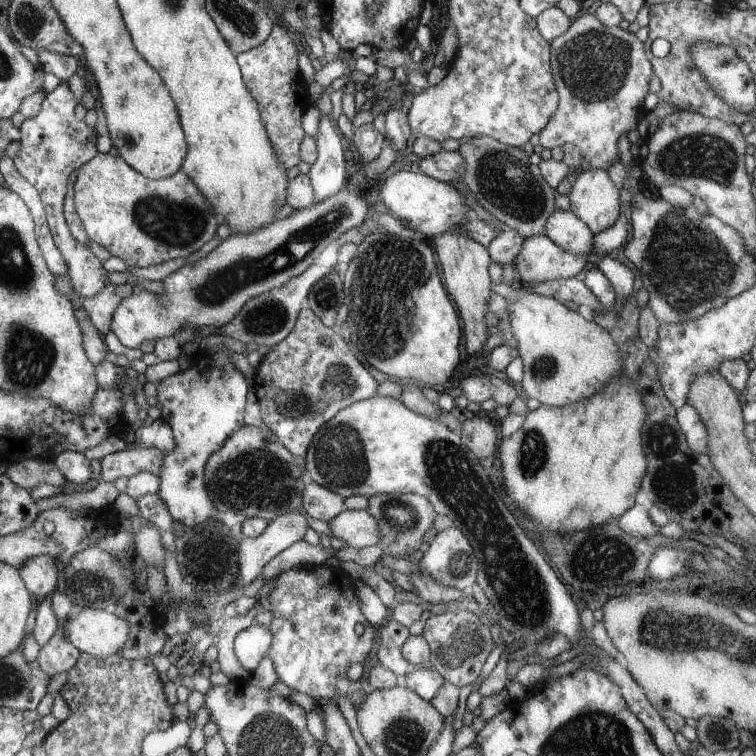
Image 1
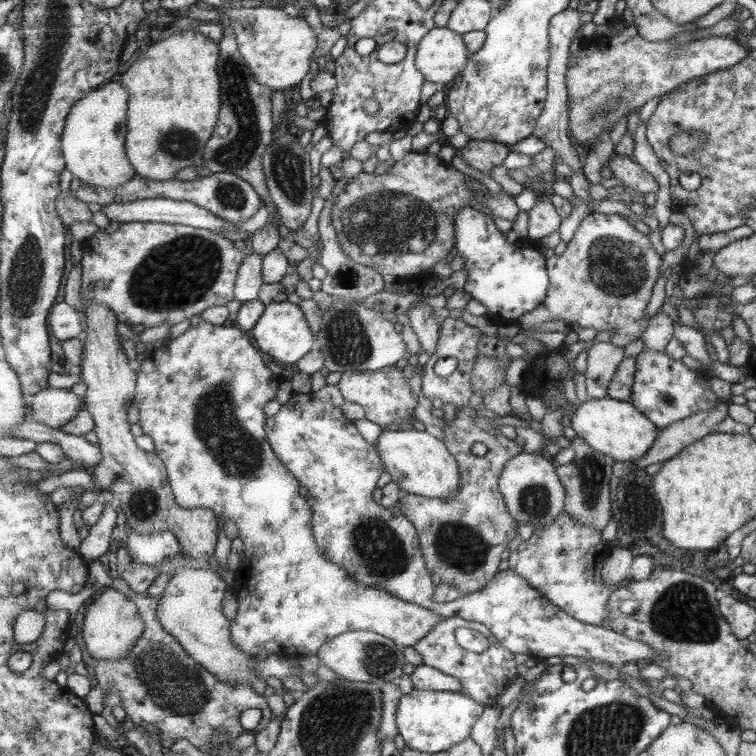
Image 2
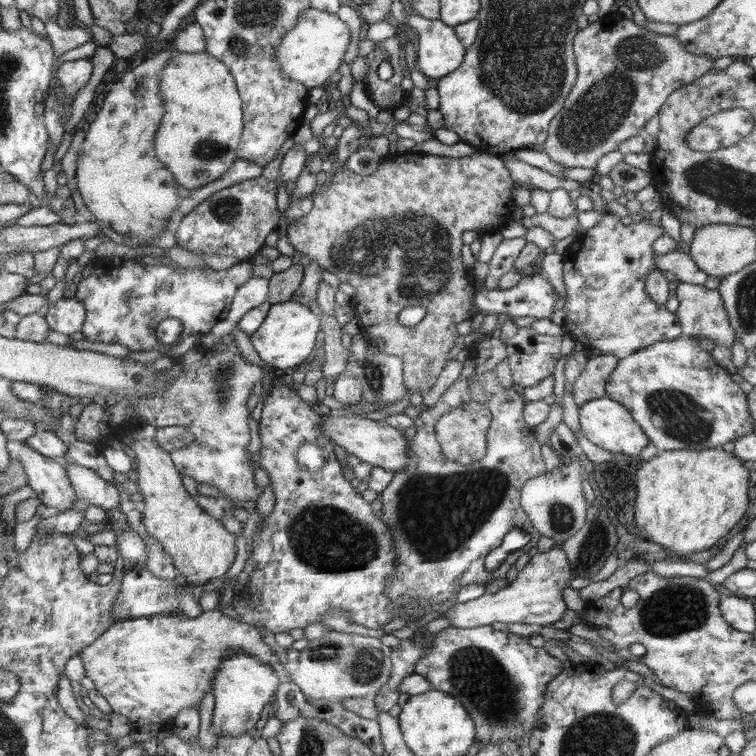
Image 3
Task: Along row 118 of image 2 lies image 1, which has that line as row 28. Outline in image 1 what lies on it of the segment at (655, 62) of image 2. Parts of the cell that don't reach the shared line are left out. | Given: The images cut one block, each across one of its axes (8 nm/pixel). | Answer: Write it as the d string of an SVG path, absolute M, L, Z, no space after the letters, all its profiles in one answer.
M589 13L572 19L570 28L551 40L551 67L559 103L550 124L538 133L542 148L560 148L566 142L578 147L584 169L608 169L618 157L618 140L632 132L640 120L640 104L648 94L652 62L646 44L635 34L620 27L607 27Z

